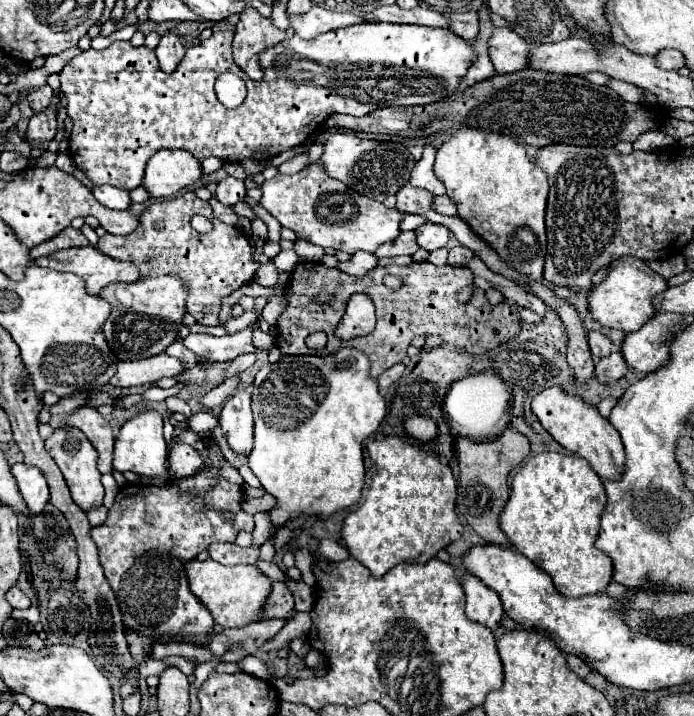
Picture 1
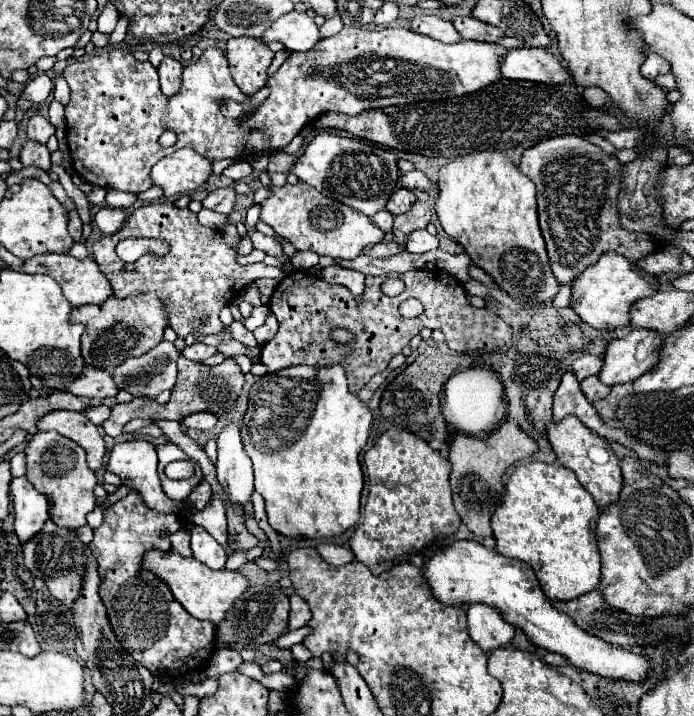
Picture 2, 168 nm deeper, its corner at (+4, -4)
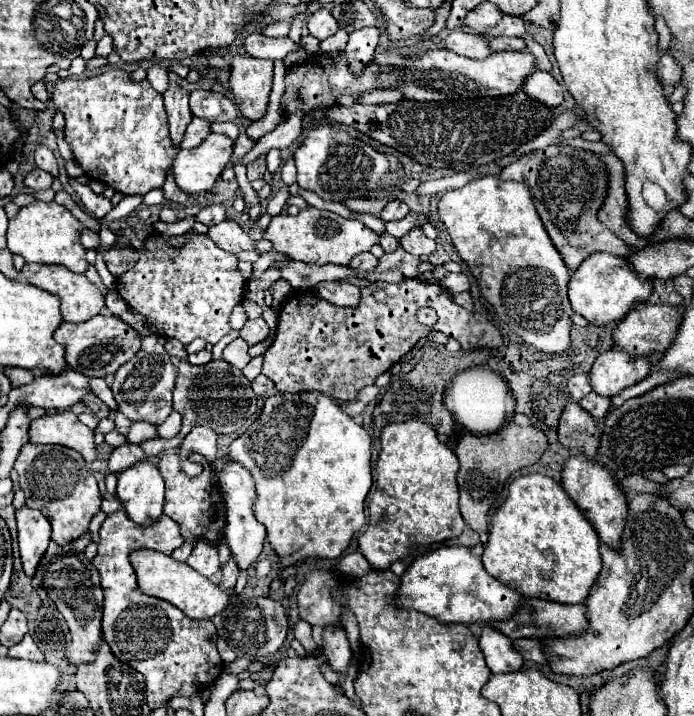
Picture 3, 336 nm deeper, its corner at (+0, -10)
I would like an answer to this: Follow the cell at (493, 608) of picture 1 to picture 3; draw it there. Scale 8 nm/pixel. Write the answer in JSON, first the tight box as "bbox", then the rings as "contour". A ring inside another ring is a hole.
{"bbox":[480,625,524,675],"contour":[[[490,625],[482,627],[480,649],[486,657],[486,665],[490,667],[492,675],[514,673],[514,671],[522,669],[522,665],[524,665],[522,655],[512,649],[512,641],[508,641],[508,637],[498,633]]]}

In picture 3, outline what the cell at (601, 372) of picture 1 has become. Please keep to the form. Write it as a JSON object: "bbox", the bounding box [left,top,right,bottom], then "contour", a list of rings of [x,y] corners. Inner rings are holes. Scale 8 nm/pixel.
{"bbox":[578,391,610,421],"contour":[[[594,391],[588,393],[584,399],[580,399],[578,405],[580,405],[584,411],[588,411],[596,421],[604,419],[604,417],[608,415],[608,411],[610,411],[610,399],[608,399],[608,397],[602,397],[602,395],[594,393]]]}

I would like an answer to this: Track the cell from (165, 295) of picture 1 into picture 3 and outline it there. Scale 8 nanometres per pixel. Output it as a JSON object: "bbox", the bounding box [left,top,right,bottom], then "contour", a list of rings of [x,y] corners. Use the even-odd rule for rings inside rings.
{"bbox":[54,315,142,377],"contour":[[[96,315],[80,325],[76,323],[60,323],[54,331],[54,339],[66,349],[64,359],[66,365],[74,371],[80,371],[86,377],[108,377],[118,371],[120,365],[130,361],[136,351],[140,351],[142,337],[120,317],[114,315]]]}

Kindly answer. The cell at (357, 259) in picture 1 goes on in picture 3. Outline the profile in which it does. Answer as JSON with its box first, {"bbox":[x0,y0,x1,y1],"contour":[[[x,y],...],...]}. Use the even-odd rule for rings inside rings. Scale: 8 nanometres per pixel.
{"bbox":[314,281,360,307],"contour":[[[324,281],[318,283],[314,287],[314,293],[332,303],[332,305],[340,305],[340,307],[356,307],[360,301],[360,289],[356,285],[350,283],[334,283],[334,281]]]}

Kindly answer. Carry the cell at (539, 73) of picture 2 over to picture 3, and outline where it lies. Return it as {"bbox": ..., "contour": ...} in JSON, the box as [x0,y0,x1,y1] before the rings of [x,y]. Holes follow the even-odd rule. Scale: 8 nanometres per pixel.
{"bbox":[524,69,562,107],"contour":[[[536,69],[524,83],[524,93],[536,101],[540,101],[546,107],[558,107],[562,103],[562,87],[558,81],[548,73]]]}

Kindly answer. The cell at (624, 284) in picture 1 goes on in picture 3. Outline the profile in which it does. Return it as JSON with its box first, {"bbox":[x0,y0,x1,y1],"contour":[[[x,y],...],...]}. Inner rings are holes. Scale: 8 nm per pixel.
{"bbox":[568,251,652,325],"contour":[[[600,251],[588,255],[582,261],[582,265],[572,273],[568,283],[568,297],[572,309],[592,325],[608,325],[612,321],[620,321],[636,305],[644,303],[650,297],[650,293],[652,283],[640,279],[632,263],[628,263],[628,259]]]}

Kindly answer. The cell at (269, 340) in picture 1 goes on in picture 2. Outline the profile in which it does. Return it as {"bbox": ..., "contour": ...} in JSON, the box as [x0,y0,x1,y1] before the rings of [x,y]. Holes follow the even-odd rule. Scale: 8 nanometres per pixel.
{"bbox":[230,321,258,347],"contour":[[[234,321],[234,323],[230,325],[230,331],[232,331],[232,337],[234,337],[236,341],[244,343],[246,347],[256,347],[256,345],[258,345],[258,343],[256,343],[254,333],[252,333],[252,331],[248,331],[248,329],[244,327],[244,323],[242,323],[242,321]]]}

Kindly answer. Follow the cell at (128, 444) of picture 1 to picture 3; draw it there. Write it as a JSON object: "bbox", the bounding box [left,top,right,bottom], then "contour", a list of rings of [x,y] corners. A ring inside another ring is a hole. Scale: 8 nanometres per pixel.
{"bbox":[116,461,164,525],"contour":[[[140,461],[118,473],[116,495],[128,517],[138,525],[152,525],[162,517],[164,479],[150,461]]]}

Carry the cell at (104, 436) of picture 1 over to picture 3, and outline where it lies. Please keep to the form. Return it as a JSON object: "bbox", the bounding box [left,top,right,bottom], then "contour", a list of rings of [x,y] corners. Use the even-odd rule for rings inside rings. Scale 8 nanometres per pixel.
{"bbox":[30,411,96,463],"contour":[[[60,411],[56,415],[44,415],[30,423],[30,443],[40,445],[64,445],[76,449],[86,463],[96,459],[94,433],[78,421],[72,411]]]}

